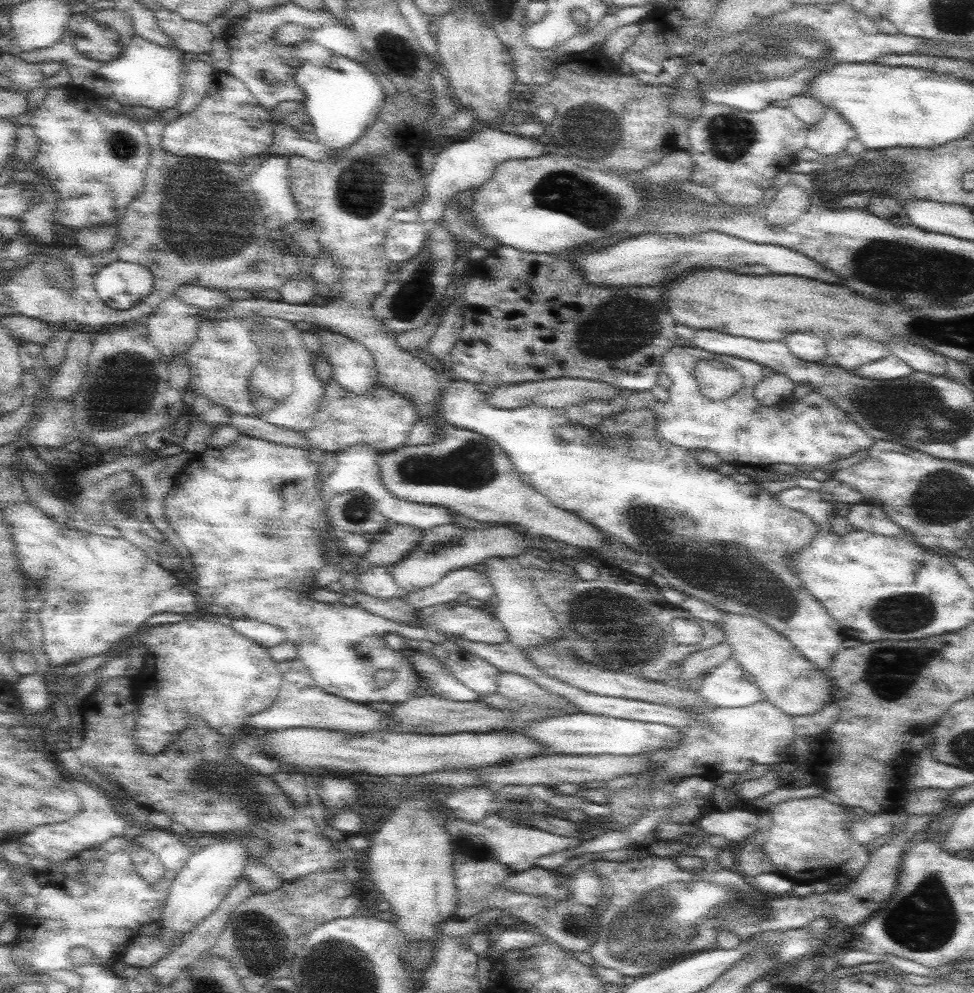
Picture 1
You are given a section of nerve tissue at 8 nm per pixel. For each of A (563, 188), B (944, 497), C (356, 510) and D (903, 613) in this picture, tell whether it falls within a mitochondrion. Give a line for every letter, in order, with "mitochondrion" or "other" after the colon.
A: mitochondrion
B: mitochondrion
C: mitochondrion
D: mitochondrion

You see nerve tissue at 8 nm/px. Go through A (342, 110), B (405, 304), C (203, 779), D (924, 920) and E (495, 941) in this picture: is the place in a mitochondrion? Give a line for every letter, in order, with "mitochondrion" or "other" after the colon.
A: other
B: mitochondrion
C: mitochondrion
D: mitochondrion
E: other

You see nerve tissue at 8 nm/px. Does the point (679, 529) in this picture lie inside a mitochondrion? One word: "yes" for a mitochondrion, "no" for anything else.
yes

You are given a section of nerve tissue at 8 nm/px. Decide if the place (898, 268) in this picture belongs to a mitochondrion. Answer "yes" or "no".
yes

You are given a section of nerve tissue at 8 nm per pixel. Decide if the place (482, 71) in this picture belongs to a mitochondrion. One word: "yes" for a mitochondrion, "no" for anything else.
no

